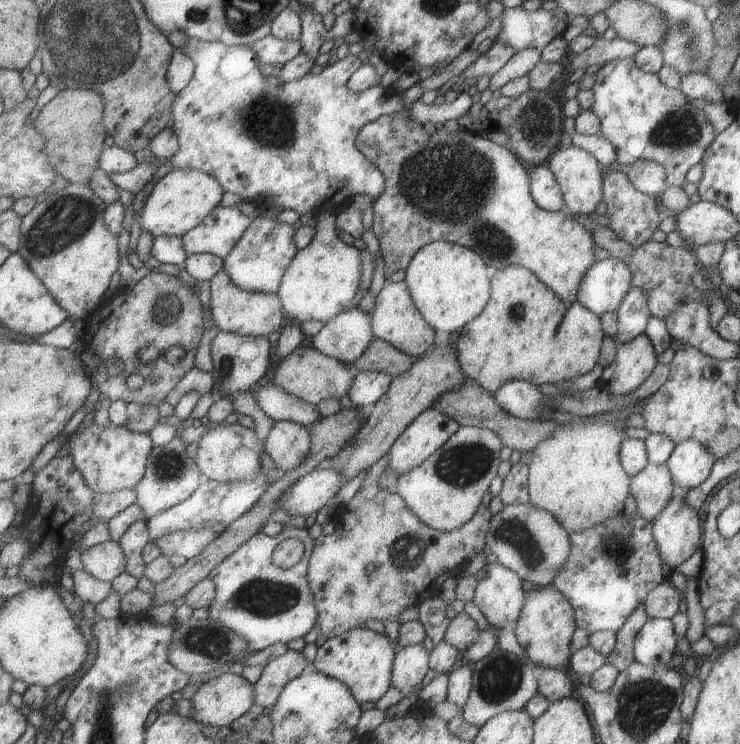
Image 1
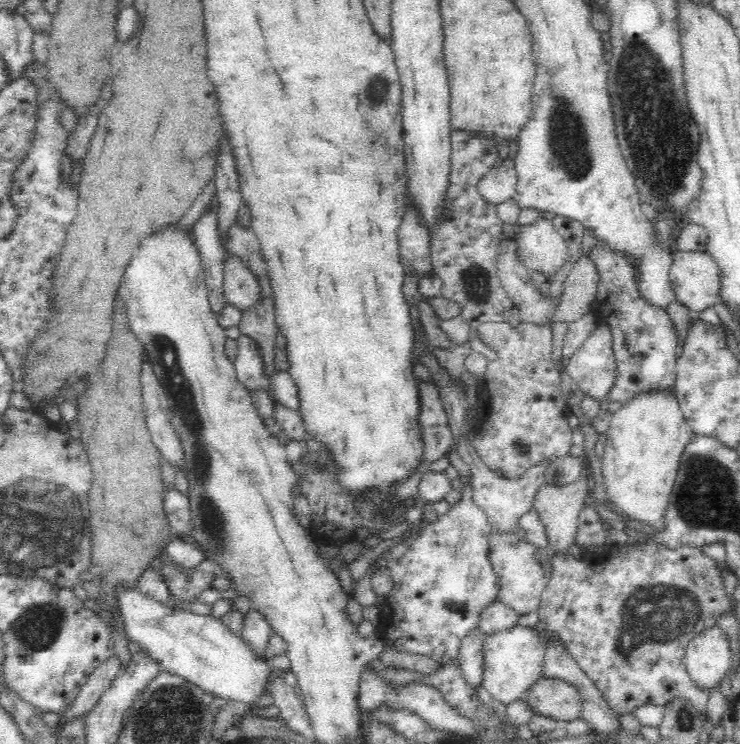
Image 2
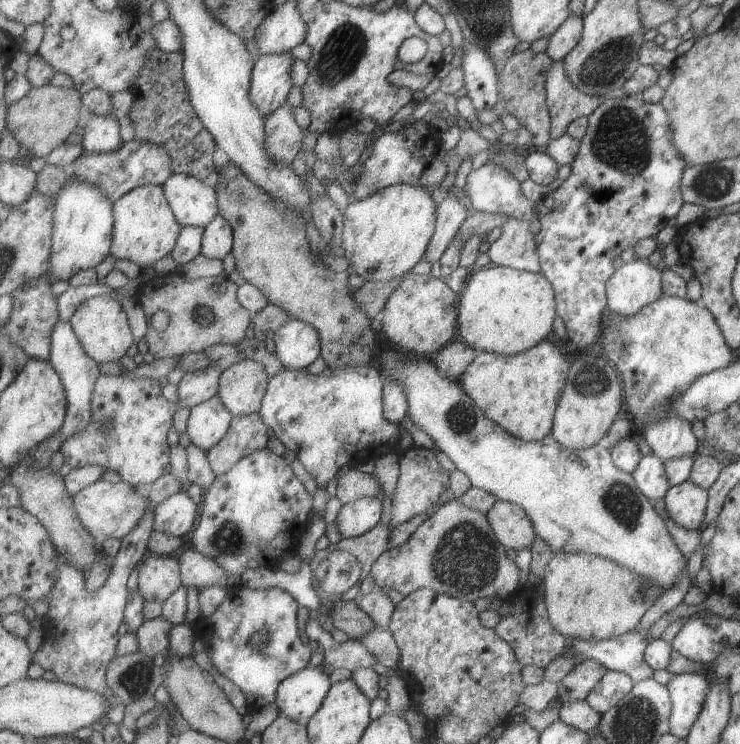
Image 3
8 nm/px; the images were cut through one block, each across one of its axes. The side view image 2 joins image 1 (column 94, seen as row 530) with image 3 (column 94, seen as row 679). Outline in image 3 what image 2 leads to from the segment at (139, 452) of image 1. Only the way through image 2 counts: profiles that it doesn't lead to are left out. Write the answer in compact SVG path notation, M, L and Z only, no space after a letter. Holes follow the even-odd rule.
M132 374L119 376L101 376L95 384L92 397L92 420L90 424L72 435L62 445L61 452L65 462L71 470L85 467L86 465L100 465L107 471L114 471L122 480L133 487L143 484L153 484L162 477L172 474L170 462L171 448L167 442L167 434L173 426L173 416L177 412L178 405L173 405L164 396L164 388L161 388L160 380L151 378L133 378Z

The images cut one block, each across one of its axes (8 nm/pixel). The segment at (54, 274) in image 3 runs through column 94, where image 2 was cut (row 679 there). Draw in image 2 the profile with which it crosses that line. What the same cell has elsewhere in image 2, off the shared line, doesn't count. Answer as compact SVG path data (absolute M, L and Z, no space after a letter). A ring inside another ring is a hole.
M120 588L118 599L127 637L131 642L138 643L161 670L202 688L215 698L221 698L221 702L235 701L248 705L249 711L275 705L273 695L266 688L268 674L272 669L291 667L286 652L272 656L266 662L254 654L241 634L232 632L221 619L168 608L136 588Z

